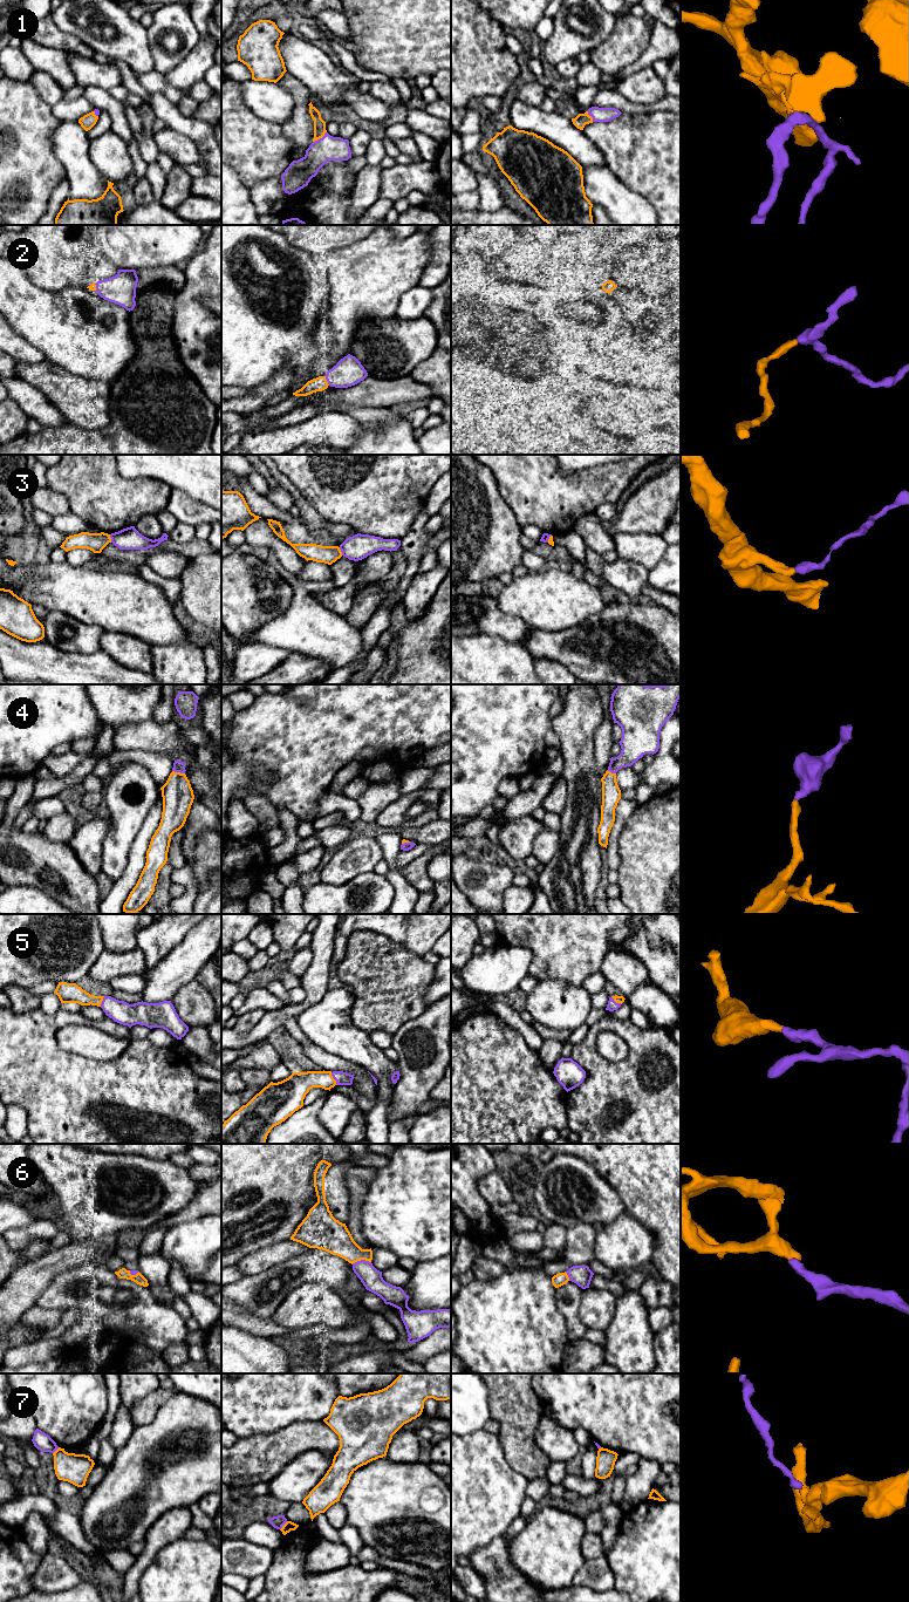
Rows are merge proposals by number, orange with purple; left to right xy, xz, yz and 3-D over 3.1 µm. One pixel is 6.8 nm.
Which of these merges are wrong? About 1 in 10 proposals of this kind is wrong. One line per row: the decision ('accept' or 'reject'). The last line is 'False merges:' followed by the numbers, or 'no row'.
1: accept
2: accept
3: reject
4: accept
5: accept
6: accept
7: reject
False merges: 3, 7

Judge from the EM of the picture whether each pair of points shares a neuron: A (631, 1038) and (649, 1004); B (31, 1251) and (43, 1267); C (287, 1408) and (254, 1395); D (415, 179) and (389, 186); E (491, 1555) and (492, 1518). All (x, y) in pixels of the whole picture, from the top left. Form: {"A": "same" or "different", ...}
{"A": "different", "B": "different", "C": "same", "D": "same", "E": "different"}

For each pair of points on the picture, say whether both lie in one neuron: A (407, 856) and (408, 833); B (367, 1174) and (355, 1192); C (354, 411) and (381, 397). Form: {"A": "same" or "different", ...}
{"A": "different", "B": "same", "C": "different"}

